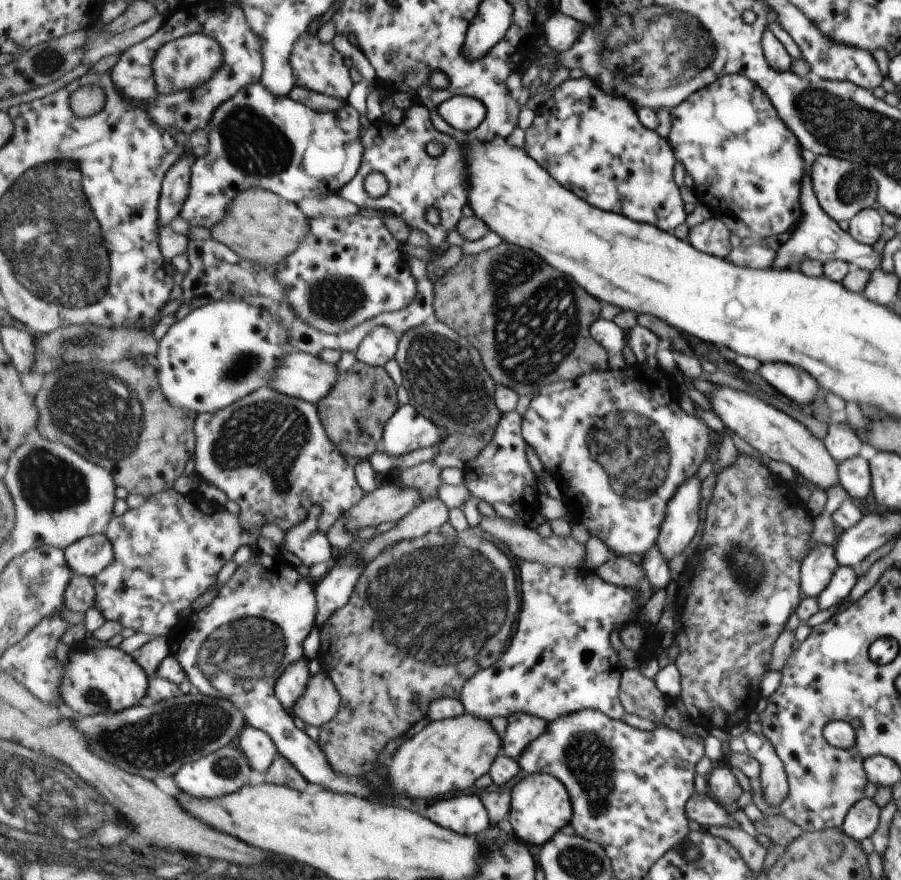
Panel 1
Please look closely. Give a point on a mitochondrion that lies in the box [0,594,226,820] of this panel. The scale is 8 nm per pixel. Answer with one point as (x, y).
(97, 698)

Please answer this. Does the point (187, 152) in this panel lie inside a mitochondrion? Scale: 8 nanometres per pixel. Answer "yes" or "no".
no

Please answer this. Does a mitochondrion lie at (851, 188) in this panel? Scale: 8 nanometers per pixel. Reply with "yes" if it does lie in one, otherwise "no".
yes

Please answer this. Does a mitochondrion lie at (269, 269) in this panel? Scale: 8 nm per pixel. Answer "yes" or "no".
no

